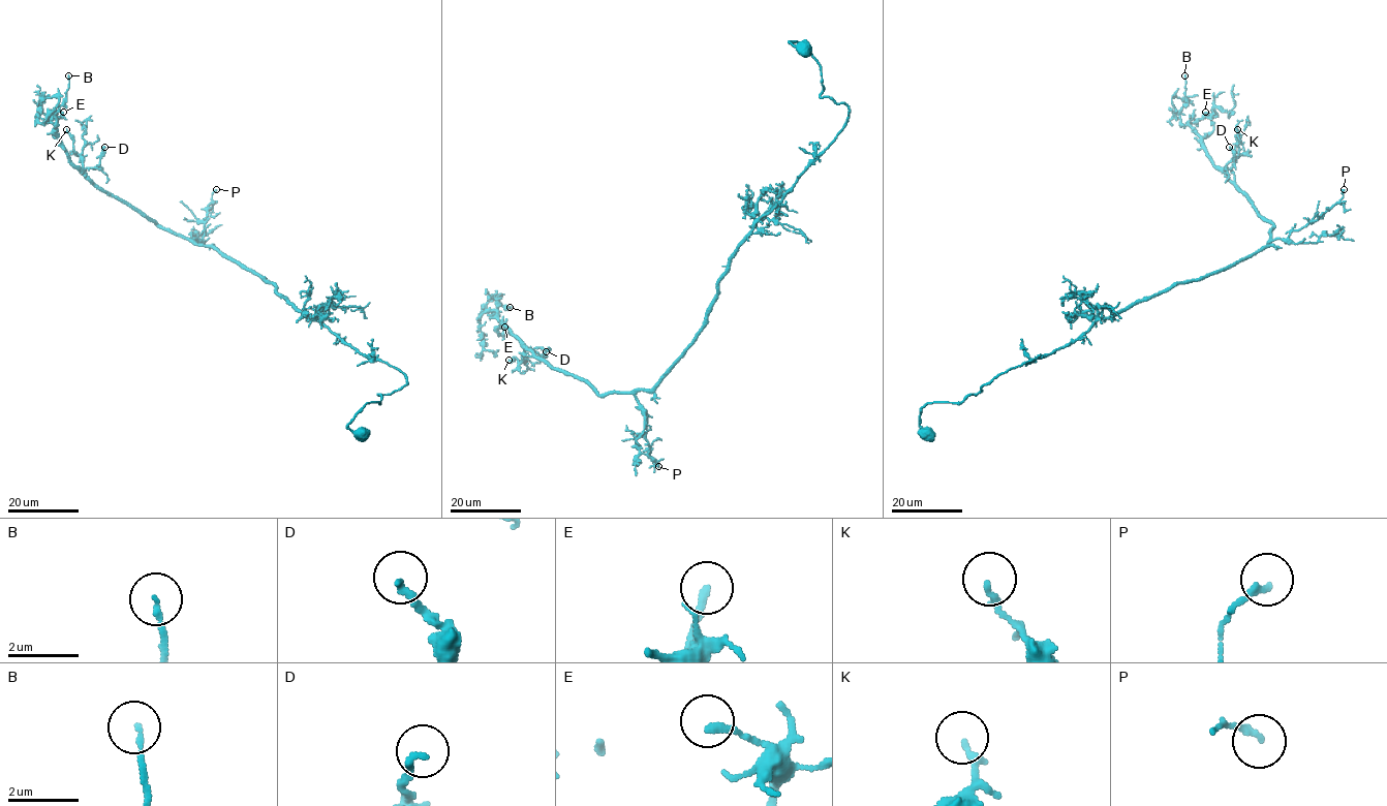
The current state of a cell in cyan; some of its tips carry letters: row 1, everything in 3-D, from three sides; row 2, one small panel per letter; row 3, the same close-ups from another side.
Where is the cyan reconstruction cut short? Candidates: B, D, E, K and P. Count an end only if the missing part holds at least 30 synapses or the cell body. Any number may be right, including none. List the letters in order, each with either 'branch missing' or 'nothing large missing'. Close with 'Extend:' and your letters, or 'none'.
B: nothing large missing
D: nothing large missing
E: nothing large missing
K: nothing large missing
P: nothing large missing
Extend: none

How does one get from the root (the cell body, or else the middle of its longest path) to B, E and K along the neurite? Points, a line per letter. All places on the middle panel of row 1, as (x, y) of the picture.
B: (802, 50), (848, 119), (650, 390), (551, 367), (498, 319), (510, 307)
E: (802, 50), (789, 42), (848, 119), (754, 224), (706, 324), (650, 390), (598, 395), (504, 327)
K: (802, 50), (789, 42), (848, 119), (754, 224), (674, 366), (650, 390), (598, 395), (525, 347), (509, 360)

